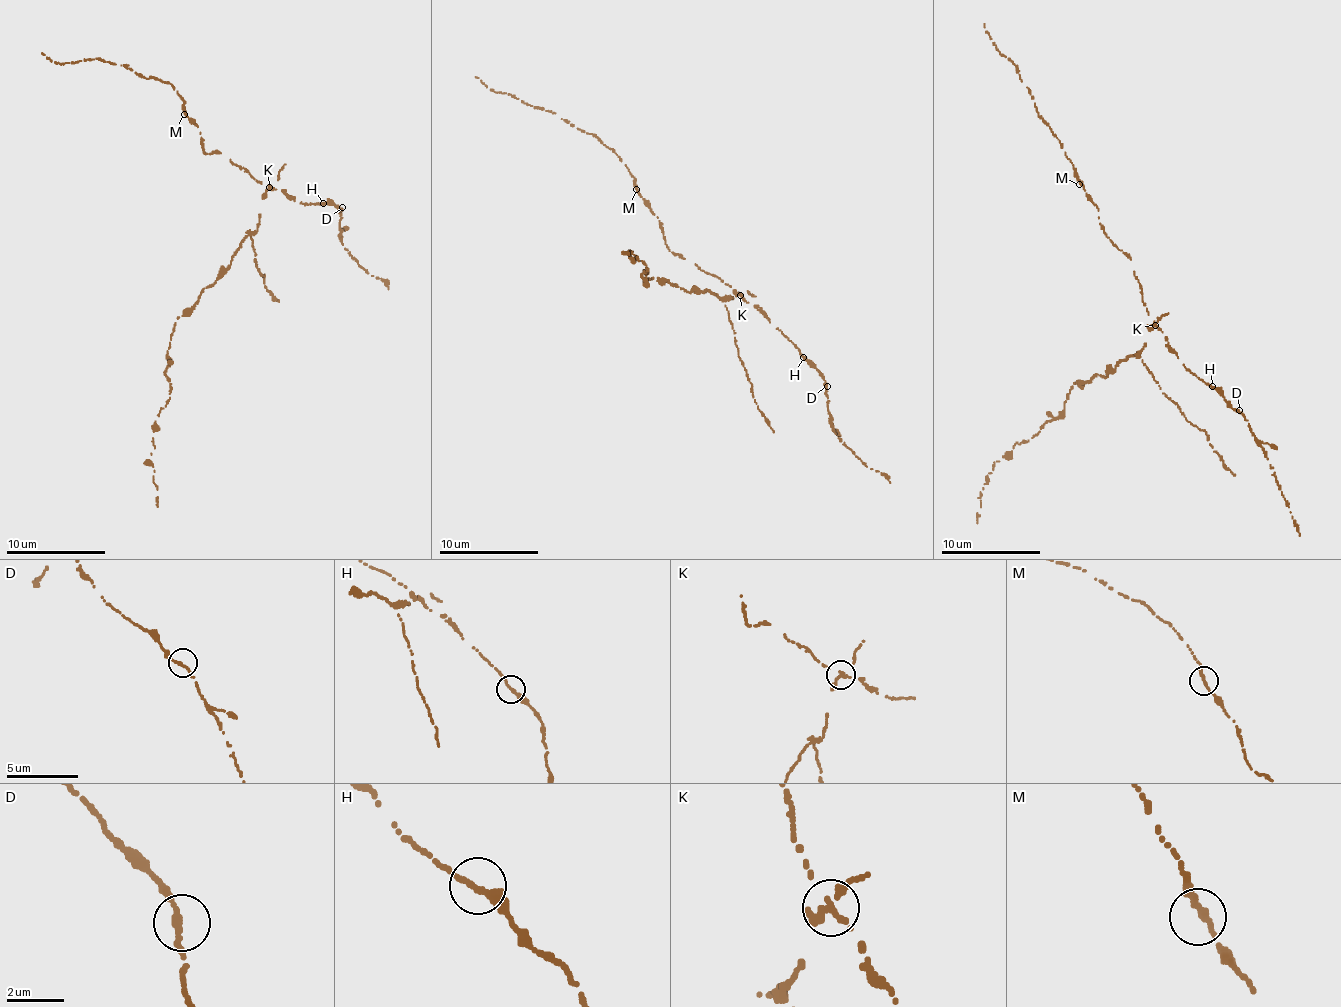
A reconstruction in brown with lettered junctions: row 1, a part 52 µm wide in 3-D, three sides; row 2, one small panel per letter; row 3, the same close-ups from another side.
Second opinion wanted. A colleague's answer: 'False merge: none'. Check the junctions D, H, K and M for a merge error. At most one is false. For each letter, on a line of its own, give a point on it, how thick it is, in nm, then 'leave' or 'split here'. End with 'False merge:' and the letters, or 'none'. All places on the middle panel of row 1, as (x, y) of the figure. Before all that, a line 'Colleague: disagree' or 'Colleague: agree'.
Colleague: disagree
D: (827, 386) | 240 nm | leave
H: (803, 357) | 240 nm | leave
K: (740, 295) | 240 nm | split here
M: (636, 189) | 240 nm | leave
False merge: K

